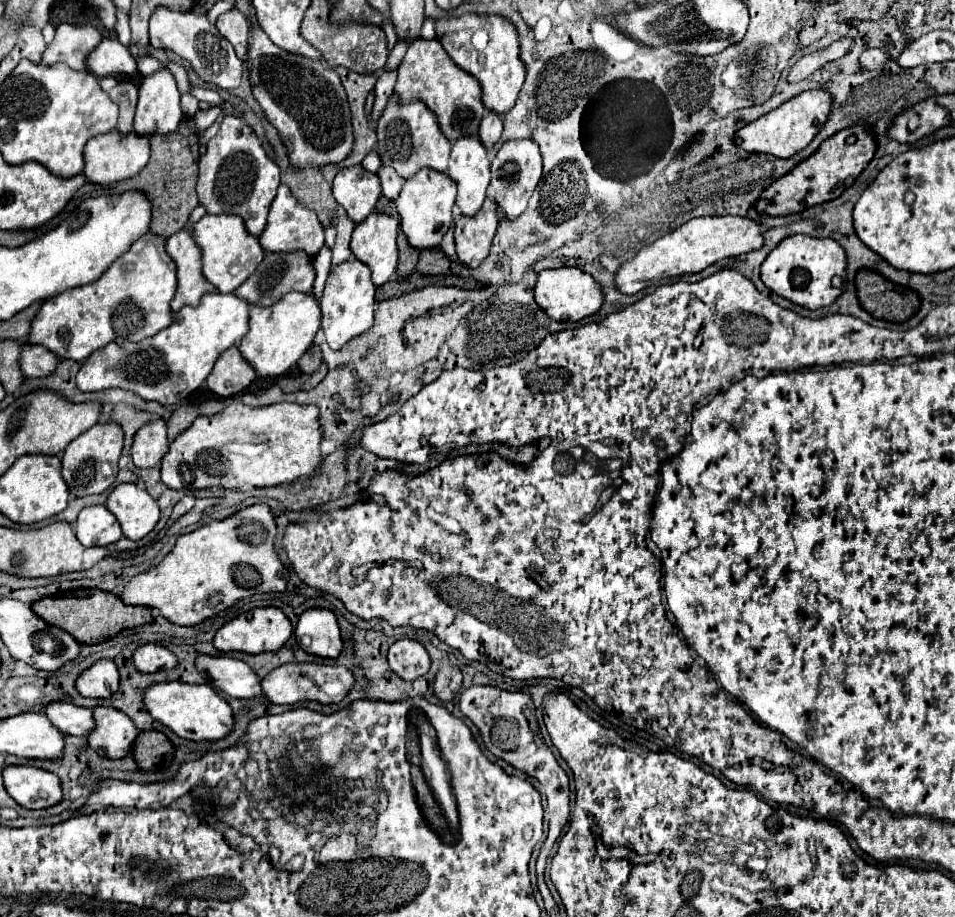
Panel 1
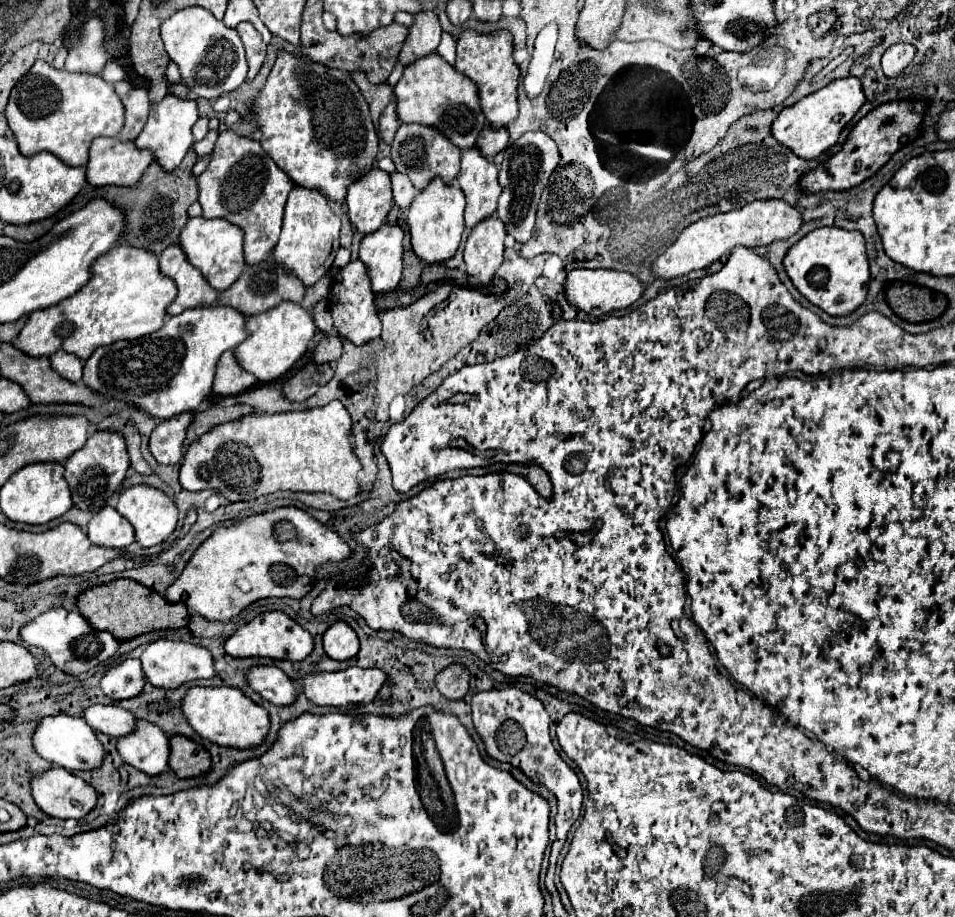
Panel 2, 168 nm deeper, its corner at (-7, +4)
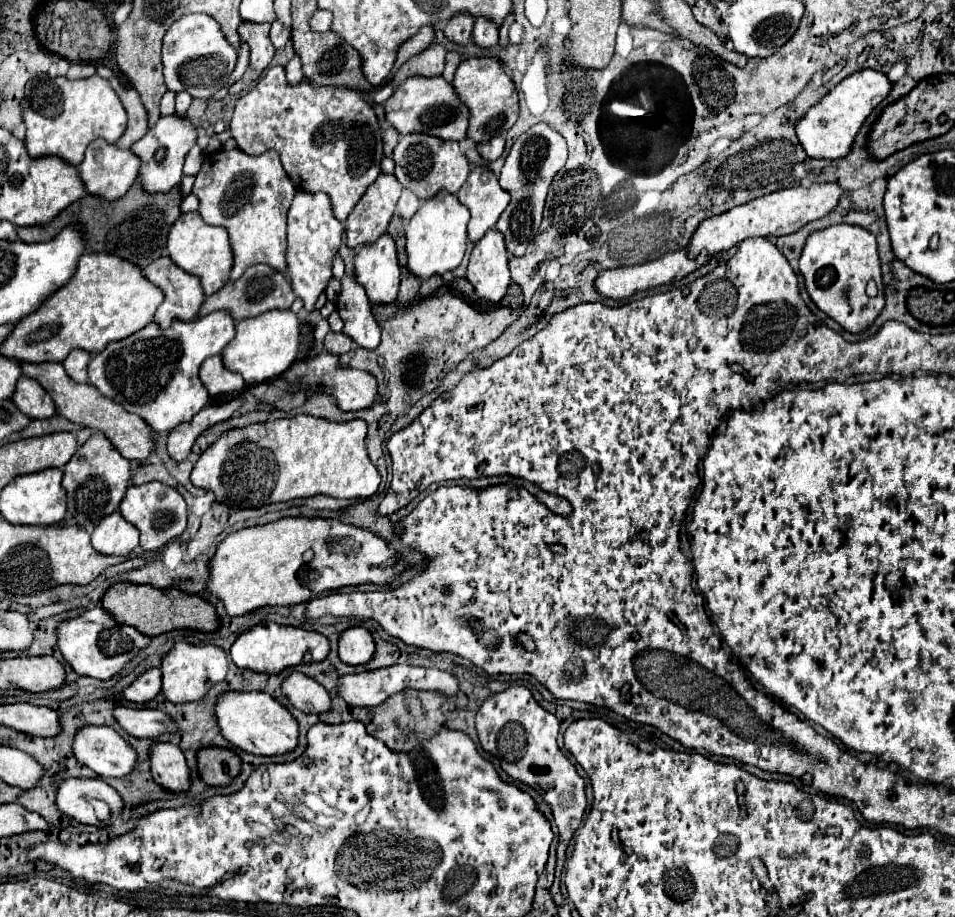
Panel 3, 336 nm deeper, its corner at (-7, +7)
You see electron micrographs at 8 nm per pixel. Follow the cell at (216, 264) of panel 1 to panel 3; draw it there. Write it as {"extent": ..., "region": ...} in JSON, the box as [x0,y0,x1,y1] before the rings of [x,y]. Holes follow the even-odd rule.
{"extent":[166,212,234,296],"region":[[[198,212],[182,214],[174,222],[174,226],[170,228],[170,234],[168,234],[166,248],[168,248],[168,256],[180,268],[184,268],[190,274],[196,274],[202,280],[202,288],[204,288],[206,296],[218,292],[230,280],[230,270],[232,270],[232,264],[234,264],[234,254],[232,254],[228,232],[222,226],[206,224]]]}

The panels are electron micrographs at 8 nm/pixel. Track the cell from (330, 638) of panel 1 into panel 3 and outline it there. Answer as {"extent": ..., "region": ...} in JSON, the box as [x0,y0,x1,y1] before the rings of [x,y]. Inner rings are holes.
{"extent":[338,628,374,664],"region":[[[348,628],[338,638],[338,656],[346,664],[366,664],[374,656],[374,640],[366,628]]]}

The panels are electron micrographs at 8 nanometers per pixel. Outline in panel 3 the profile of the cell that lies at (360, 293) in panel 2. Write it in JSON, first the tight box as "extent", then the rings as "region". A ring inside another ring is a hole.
{"extent":[336,274,380,348],"region":[[[344,274],[340,280],[340,294],[336,308],[344,320],[344,334],[348,334],[362,348],[376,348],[380,344],[380,326],[372,316],[370,300],[366,300],[364,288],[358,284],[354,274]]]}

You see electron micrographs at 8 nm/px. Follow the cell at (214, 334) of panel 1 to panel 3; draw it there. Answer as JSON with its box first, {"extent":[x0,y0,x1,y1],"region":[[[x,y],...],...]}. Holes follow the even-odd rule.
{"extent":[88,310,234,432],"region":[[[216,310],[208,316],[200,316],[192,322],[174,320],[168,330],[162,330],[156,322],[150,322],[146,328],[138,330],[136,334],[108,344],[102,352],[94,354],[88,362],[88,382],[96,386],[106,398],[122,404],[126,410],[138,414],[146,420],[154,432],[170,432],[180,422],[190,422],[196,412],[208,402],[208,390],[204,388],[198,372],[202,362],[208,356],[220,354],[224,346],[234,338],[234,318],[228,310]]]}

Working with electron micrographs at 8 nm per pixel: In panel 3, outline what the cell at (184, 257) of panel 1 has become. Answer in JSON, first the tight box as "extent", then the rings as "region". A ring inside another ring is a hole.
{"extent":[144,256,206,328],"region":[[[162,256],[144,268],[146,278],[152,280],[162,292],[164,302],[158,306],[154,320],[162,328],[170,326],[170,320],[190,322],[198,318],[202,300],[206,298],[200,278],[182,270],[178,264],[172,264],[168,256]]]}

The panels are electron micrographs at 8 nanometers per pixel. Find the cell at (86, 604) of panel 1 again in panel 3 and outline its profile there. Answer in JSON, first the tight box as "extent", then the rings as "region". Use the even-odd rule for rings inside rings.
{"extent":[100,582,218,636],"region":[[[116,582],[112,584],[102,600],[100,606],[112,614],[112,618],[122,626],[134,626],[140,634],[144,636],[158,636],[162,632],[174,630],[174,628],[190,628],[190,630],[200,630],[200,632],[212,632],[218,628],[218,618],[214,606],[204,602],[200,596],[184,594],[174,588],[158,590],[152,586],[140,586],[132,582]]]}

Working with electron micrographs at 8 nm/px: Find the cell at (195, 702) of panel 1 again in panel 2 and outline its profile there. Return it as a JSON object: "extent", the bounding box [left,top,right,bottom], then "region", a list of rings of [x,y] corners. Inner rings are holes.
{"extent":[182,687,270,749],"region":[[[192,687],[184,697],[182,711],[188,723],[196,729],[196,733],[202,739],[222,747],[234,747],[234,749],[260,747],[270,731],[268,711],[256,705],[240,689],[232,687]]]}

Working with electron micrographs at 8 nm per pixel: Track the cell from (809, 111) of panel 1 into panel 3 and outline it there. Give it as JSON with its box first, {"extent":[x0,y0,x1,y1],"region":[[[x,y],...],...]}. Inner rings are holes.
{"extent":[794,70,892,158],"region":[[[860,70],[838,82],[818,104],[814,104],[794,126],[796,136],[810,158],[840,158],[850,150],[856,132],[866,116],[886,98],[892,84],[886,74],[876,70]]]}

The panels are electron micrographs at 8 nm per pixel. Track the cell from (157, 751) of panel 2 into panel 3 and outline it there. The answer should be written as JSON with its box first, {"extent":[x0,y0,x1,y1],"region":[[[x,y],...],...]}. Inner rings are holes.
{"extent":[148,742,190,792],"region":[[[154,742],[148,748],[150,756],[150,772],[156,784],[166,790],[182,792],[190,786],[190,770],[186,766],[186,758],[176,744],[170,742]]]}

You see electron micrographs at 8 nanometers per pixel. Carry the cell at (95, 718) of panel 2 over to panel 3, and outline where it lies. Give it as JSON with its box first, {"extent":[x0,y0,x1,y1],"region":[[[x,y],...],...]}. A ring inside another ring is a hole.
{"extent":[114,706,174,738],"region":[[[116,706],[114,708],[114,720],[136,738],[156,738],[162,732],[172,732],[174,724],[168,714],[160,710],[150,708],[128,708],[128,706]]]}

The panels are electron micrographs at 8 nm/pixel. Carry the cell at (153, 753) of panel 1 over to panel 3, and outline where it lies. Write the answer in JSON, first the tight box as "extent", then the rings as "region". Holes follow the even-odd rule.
{"extent":[196,748,240,786],"region":[[[200,748],[196,752],[196,762],[200,778],[212,786],[226,786],[240,772],[240,758],[228,748]]]}

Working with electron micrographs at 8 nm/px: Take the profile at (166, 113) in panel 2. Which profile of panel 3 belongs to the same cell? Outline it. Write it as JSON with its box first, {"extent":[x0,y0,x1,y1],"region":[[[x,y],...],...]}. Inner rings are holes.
{"extent":[130,114,196,192],"region":[[[178,114],[160,116],[160,120],[130,148],[136,156],[140,156],[140,180],[146,192],[168,192],[172,186],[182,180],[182,164],[188,150],[196,144],[196,126],[188,118],[180,118]]]}

